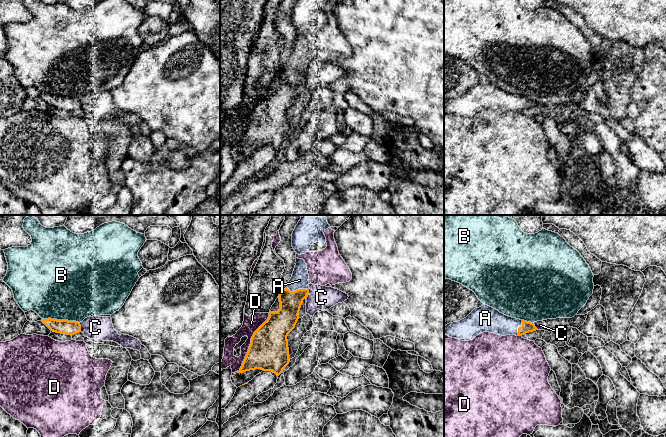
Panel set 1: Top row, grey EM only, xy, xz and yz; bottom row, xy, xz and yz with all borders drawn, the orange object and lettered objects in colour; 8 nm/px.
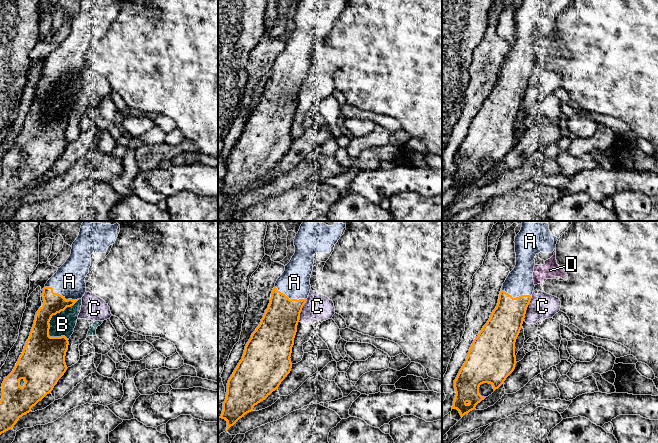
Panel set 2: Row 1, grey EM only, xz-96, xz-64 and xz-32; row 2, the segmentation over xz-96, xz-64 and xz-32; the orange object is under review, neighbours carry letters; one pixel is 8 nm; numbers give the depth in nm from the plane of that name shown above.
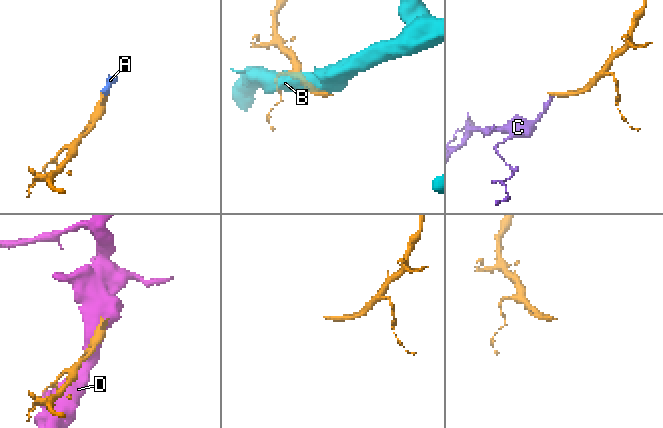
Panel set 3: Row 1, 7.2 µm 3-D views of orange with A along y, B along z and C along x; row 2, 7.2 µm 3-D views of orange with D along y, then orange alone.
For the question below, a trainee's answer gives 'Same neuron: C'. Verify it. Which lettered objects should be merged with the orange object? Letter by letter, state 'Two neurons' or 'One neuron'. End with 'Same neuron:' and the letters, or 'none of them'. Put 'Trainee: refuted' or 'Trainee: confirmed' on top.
Trainee: refuted
A: One neuron
B: Two neurons
C: Two neurons
D: Two neurons
Same neuron: A

